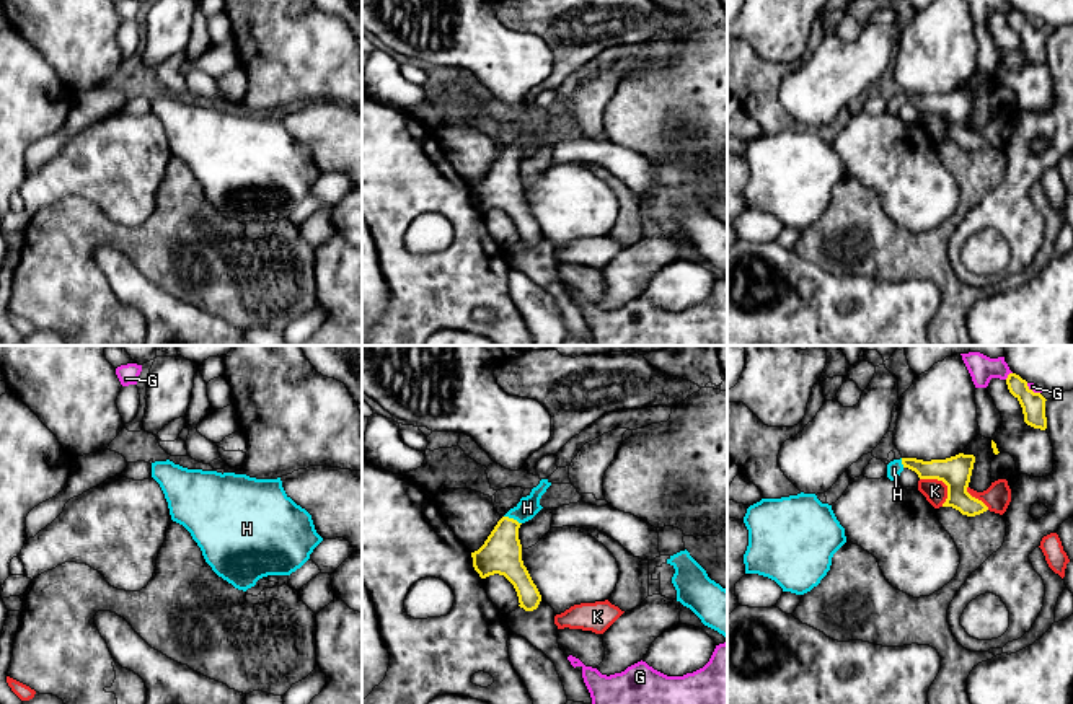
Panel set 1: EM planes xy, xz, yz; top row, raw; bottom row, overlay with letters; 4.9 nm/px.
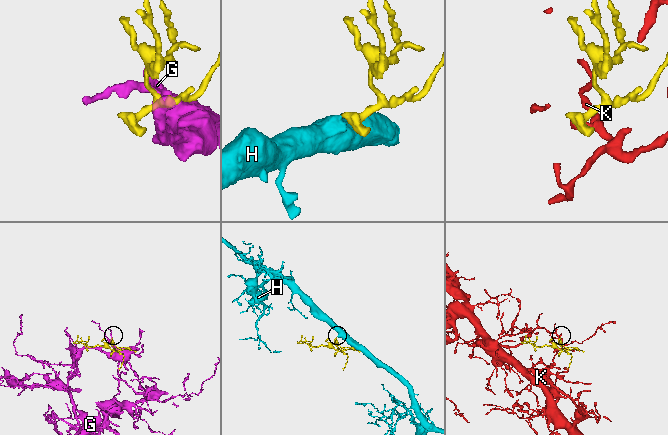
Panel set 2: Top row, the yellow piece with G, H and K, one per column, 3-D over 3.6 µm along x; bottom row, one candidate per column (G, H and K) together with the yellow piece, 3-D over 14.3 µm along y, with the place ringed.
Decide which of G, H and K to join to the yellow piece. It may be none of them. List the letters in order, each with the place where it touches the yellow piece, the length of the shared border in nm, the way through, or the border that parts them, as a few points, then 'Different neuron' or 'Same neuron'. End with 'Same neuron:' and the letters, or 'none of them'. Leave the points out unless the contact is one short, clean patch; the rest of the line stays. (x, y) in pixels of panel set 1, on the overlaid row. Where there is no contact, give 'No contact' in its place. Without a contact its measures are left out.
G: Touches yellow at yz (1008, 375). Shared border 50 nm. Different neuron
H: Touches yellow at xz (512, 519). Shared border 100 nm. Path across: xz (501, 553), (504, 535), (512, 519), (527, 507). Same neuron
K: Touches yellow at yz (943, 481). Shared border 180 nm. Boundary: yz (920, 478), (936, 478), (946, 486), (943, 506). Different neuron
Same neuron: H

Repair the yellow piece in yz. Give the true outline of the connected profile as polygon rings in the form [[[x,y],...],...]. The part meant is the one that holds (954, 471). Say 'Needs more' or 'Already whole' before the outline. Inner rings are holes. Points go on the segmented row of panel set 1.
Needs more. [[[959,453],[946,460],[923,461],[916,458],[900,458],[887,464],[887,477],[897,481],[900,473],[908,468],[920,479],[938,479],[947,486],[947,499],[943,507],[952,507],[962,515],[975,517],[988,510],[988,507],[967,492],[975,456]]]

